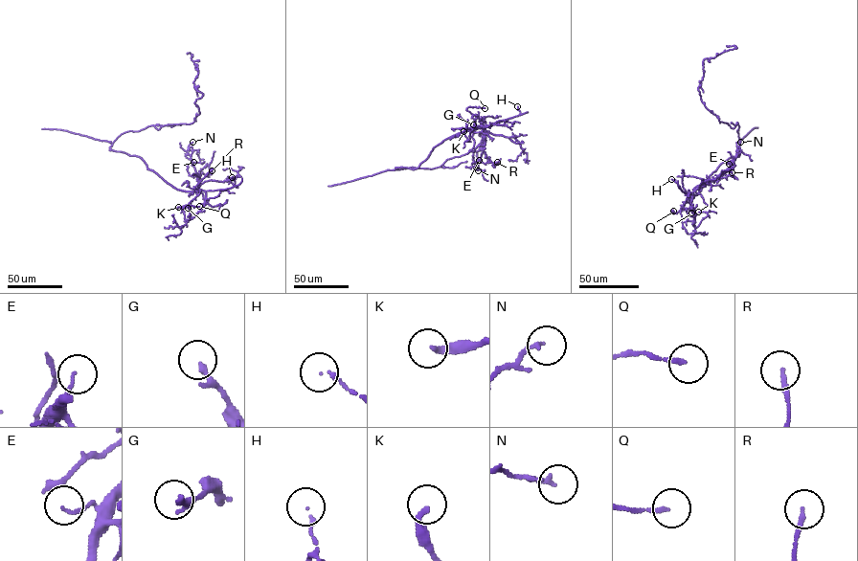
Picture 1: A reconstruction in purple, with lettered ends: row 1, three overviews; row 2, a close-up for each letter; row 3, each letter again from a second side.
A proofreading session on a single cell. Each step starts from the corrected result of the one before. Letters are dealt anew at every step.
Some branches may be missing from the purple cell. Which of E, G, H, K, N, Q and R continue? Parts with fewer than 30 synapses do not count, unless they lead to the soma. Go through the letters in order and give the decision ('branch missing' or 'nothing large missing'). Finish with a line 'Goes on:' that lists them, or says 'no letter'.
E: nothing large missing
G: nothing large missing
H: nothing large missing
K: nothing large missing
N: nothing large missing
Q: nothing large missing
R: nothing large missing
Goes on: no letter

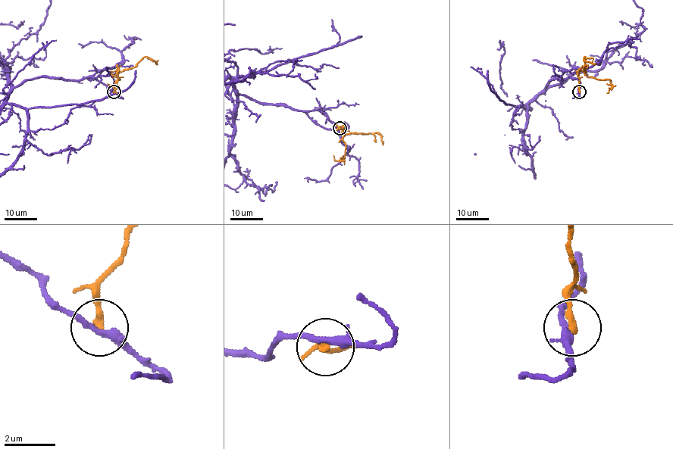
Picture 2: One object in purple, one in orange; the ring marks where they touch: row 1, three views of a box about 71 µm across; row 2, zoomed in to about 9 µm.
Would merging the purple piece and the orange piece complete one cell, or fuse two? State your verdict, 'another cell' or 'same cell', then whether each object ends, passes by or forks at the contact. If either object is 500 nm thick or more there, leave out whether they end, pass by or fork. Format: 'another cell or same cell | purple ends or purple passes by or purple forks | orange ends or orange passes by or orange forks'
another cell | purple passes by | orange ends

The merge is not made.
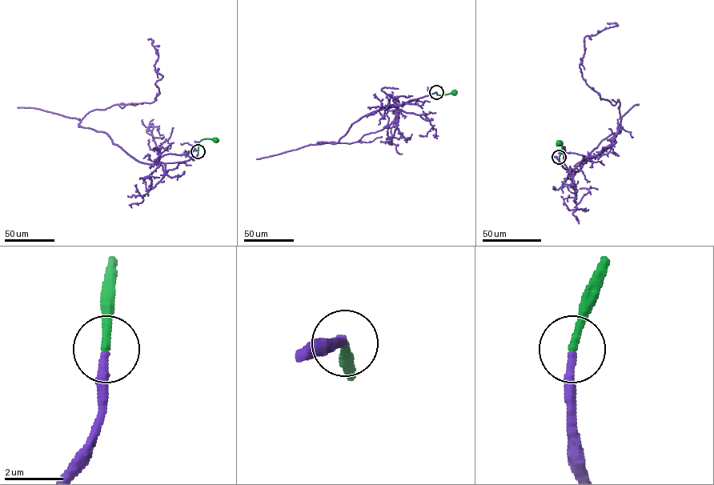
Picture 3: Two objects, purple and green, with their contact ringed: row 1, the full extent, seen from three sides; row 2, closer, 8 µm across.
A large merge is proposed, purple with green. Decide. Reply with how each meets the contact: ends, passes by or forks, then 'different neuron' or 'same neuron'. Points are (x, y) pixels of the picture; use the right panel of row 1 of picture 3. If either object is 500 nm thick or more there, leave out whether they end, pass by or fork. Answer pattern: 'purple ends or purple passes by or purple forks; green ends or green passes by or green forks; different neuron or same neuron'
purple ends; green ends; same neuron

